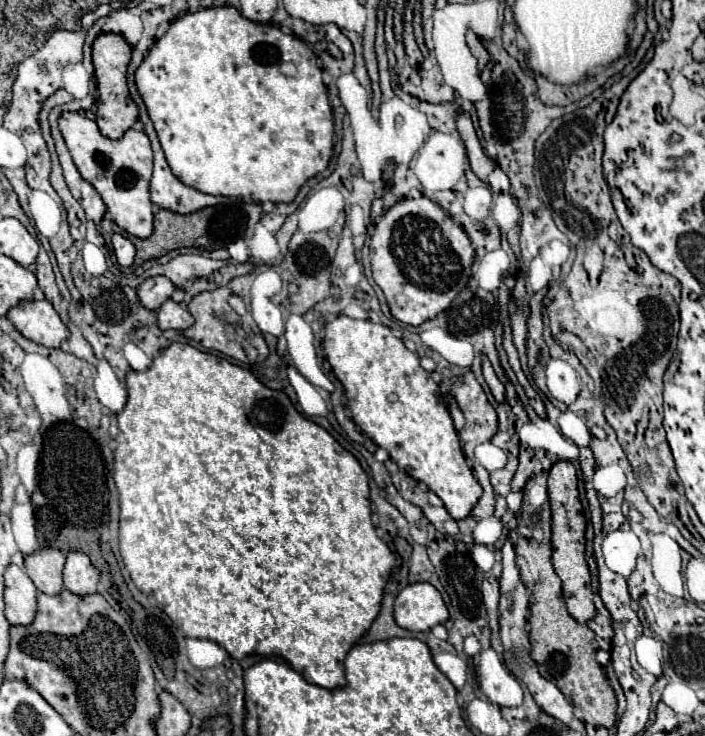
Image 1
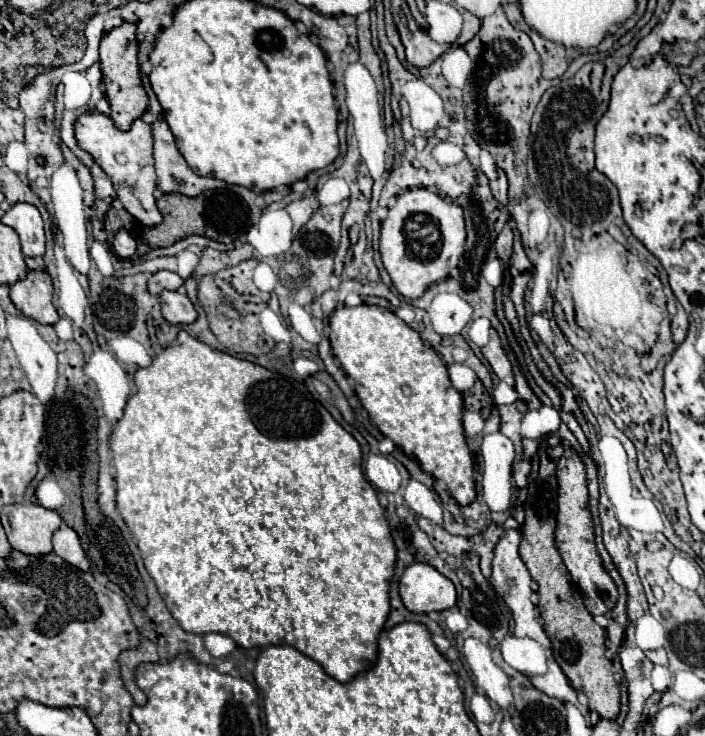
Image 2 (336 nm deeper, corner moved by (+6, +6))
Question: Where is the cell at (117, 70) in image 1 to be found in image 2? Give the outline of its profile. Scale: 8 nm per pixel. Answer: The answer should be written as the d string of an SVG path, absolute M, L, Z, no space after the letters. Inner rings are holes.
M123 22L119 28L113 28L107 32L101 40L101 70L103 70L103 84L105 84L105 96L111 104L111 118L119 130L129 130L133 120L137 120L149 104L147 92L141 82L139 74L139 62L137 62L137 38L135 38L135 24Z

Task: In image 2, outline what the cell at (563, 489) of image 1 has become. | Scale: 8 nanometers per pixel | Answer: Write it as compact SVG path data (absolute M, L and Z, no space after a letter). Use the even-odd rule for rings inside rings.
M567 448L563 458L557 464L557 478L559 478L559 498L557 498L557 530L555 530L555 544L557 550L577 584L577 588L583 592L585 606L593 616L607 614L615 608L619 592L613 582L613 578L603 568L601 556L595 546L595 534L593 534L593 518L589 512L589 492L587 492L587 476L585 466L579 454L573 448Z

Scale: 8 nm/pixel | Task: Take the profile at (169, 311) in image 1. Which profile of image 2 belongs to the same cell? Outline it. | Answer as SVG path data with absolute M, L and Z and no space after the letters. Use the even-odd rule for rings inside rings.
M161 292L161 310L163 318L169 324L193 324L197 320L197 310L185 294L179 292Z

